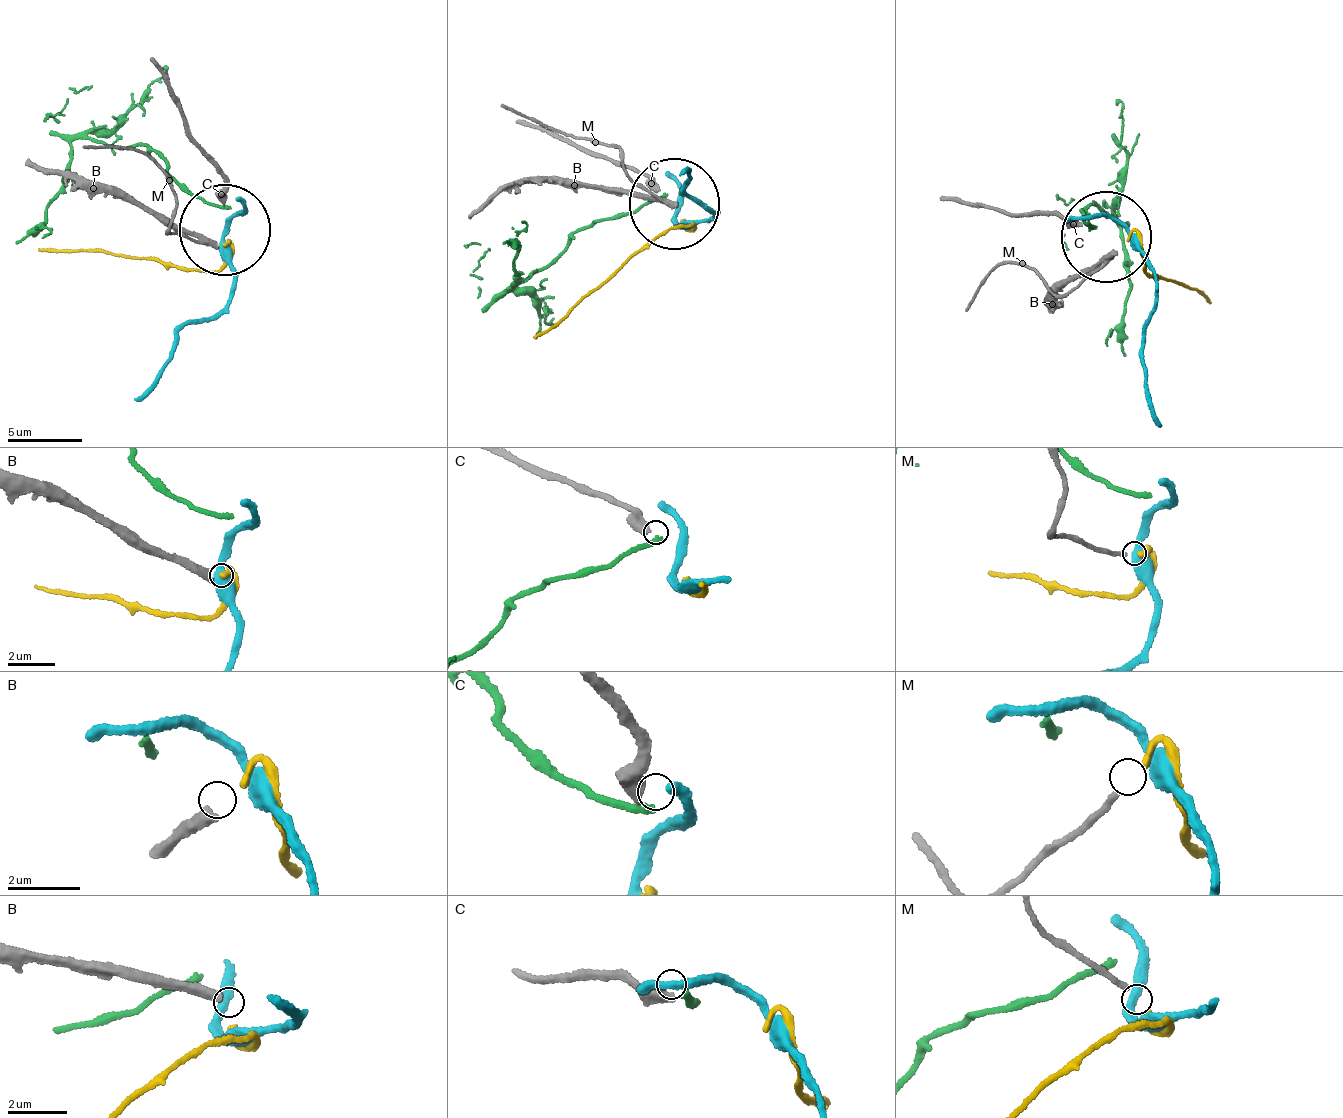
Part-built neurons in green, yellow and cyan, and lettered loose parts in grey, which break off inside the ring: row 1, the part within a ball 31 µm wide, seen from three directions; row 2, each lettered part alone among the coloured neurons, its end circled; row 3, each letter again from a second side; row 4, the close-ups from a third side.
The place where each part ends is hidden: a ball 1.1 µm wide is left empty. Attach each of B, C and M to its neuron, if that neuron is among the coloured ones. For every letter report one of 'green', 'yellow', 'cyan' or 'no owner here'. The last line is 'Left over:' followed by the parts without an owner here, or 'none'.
B: no owner here
C: no owner here
M: yellow
Left over: B, C

